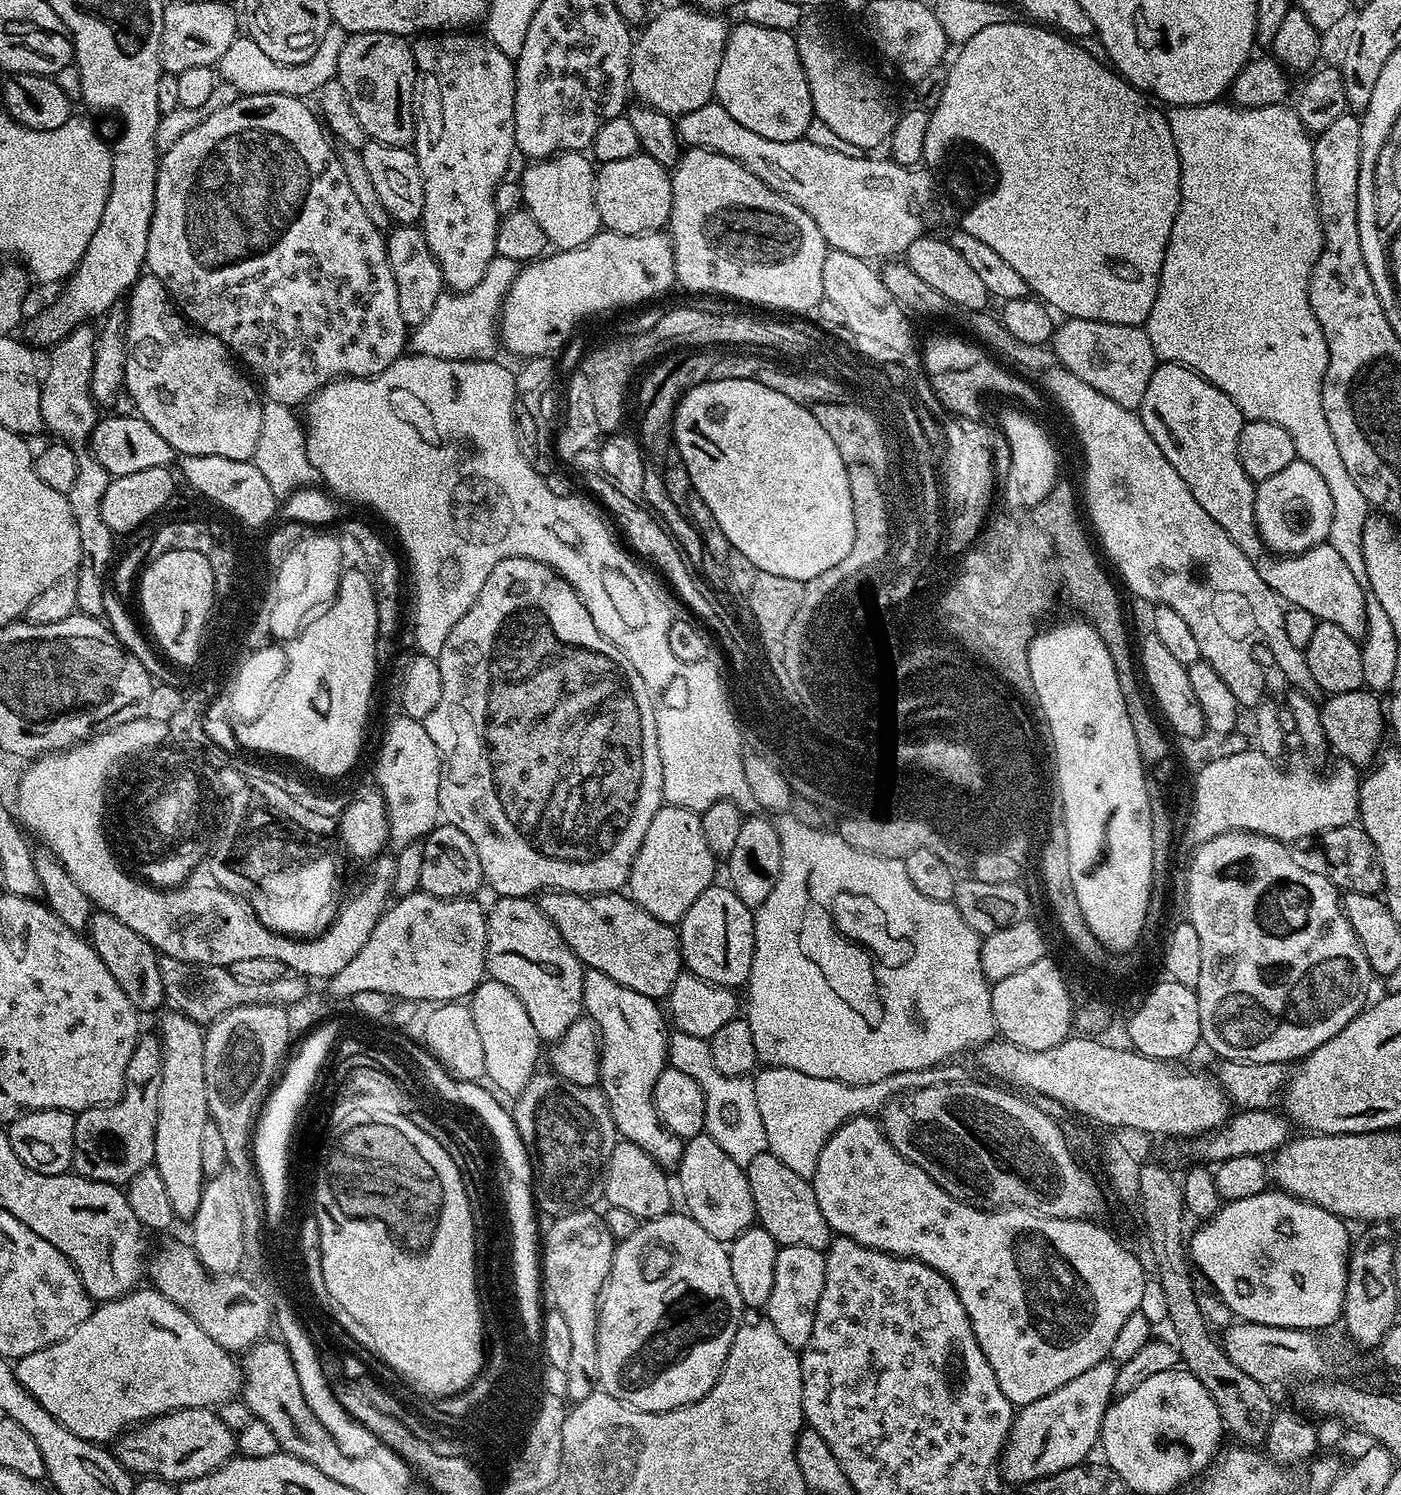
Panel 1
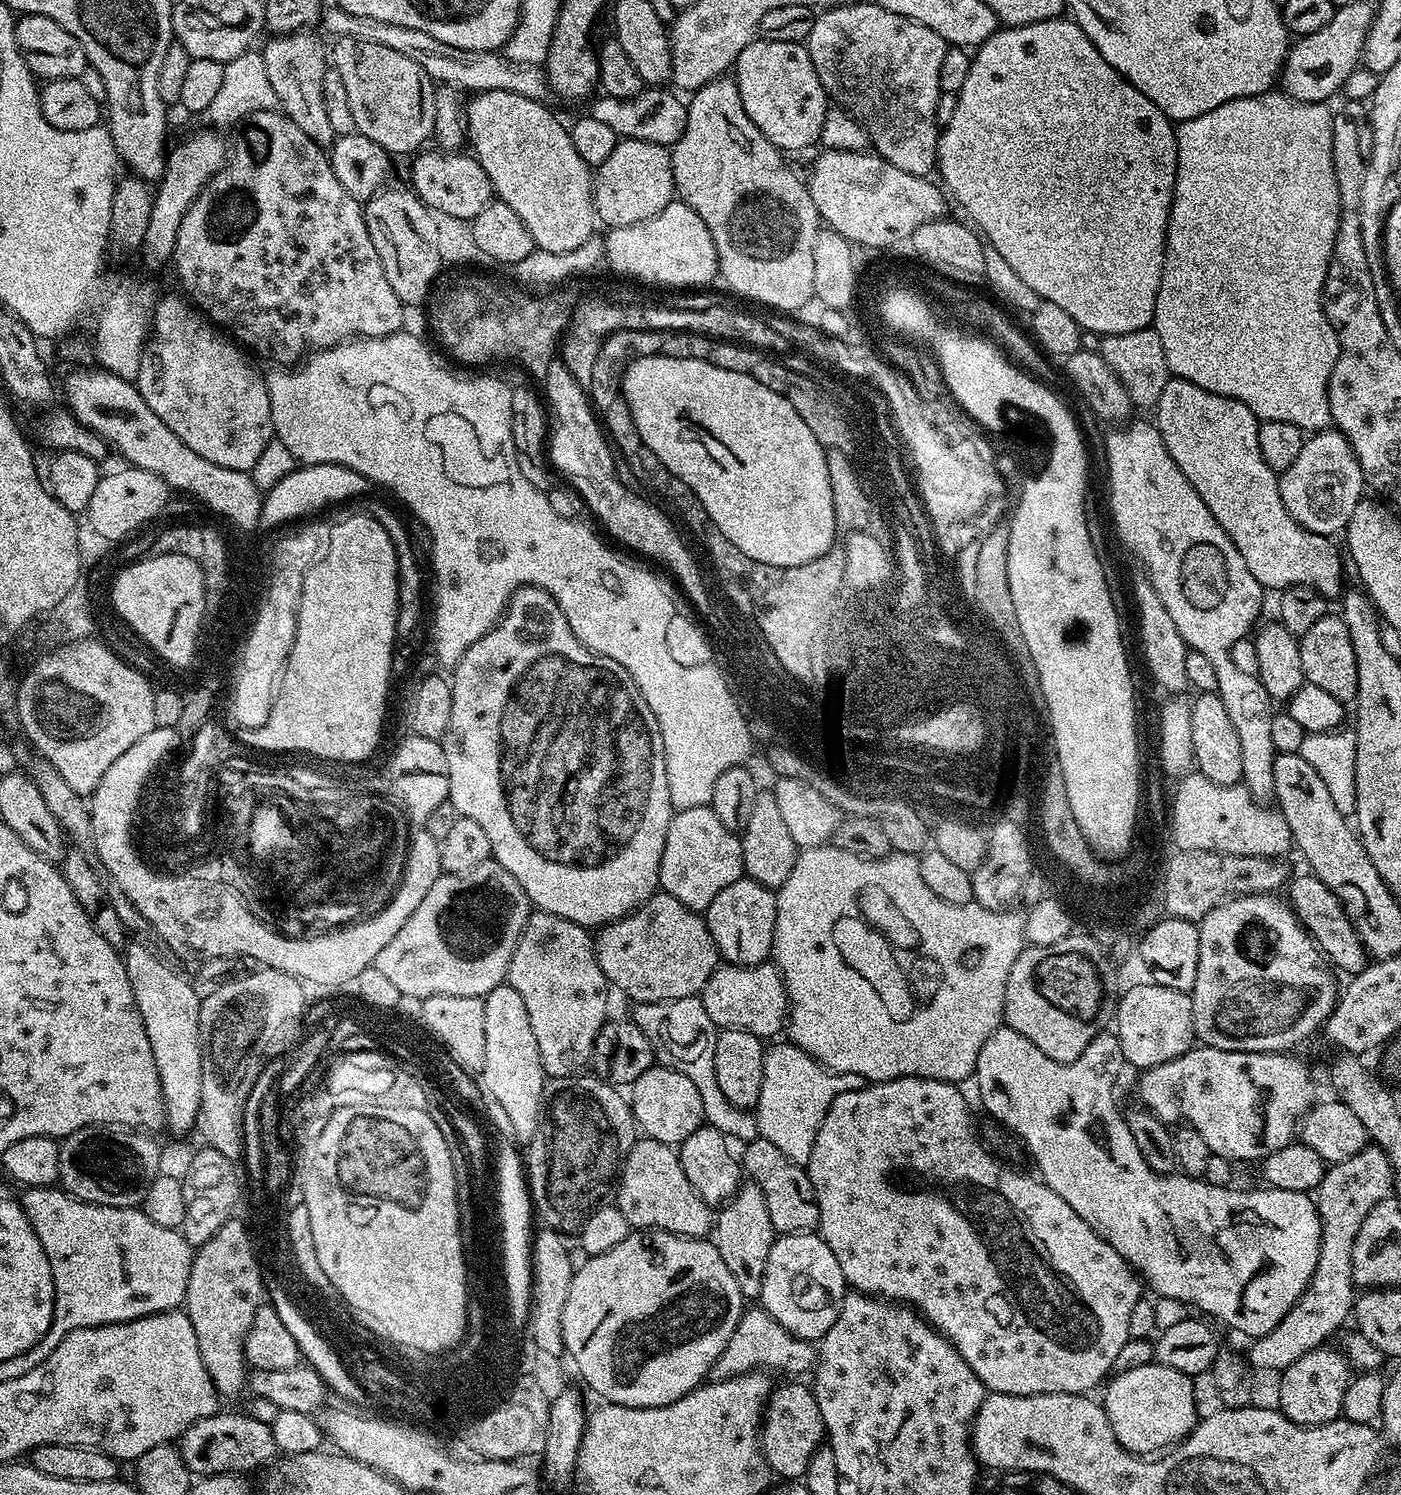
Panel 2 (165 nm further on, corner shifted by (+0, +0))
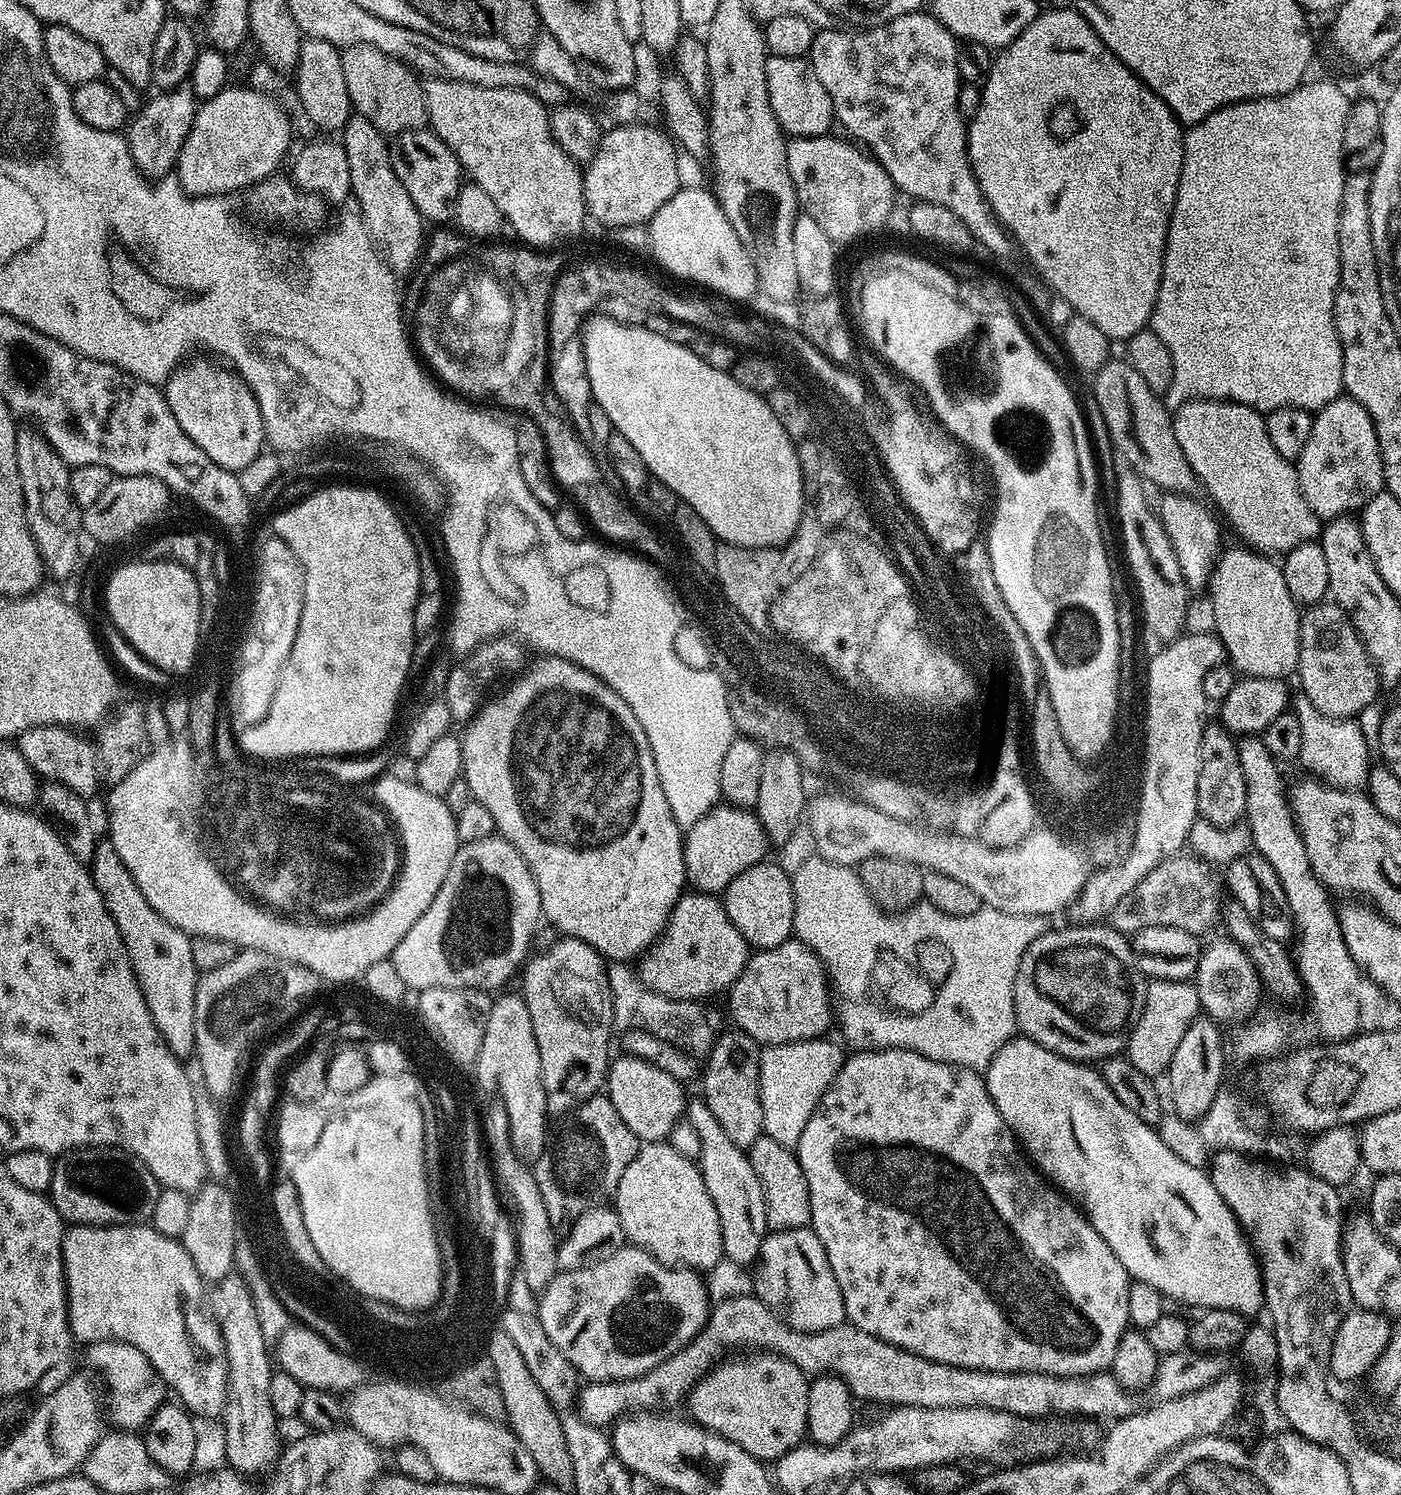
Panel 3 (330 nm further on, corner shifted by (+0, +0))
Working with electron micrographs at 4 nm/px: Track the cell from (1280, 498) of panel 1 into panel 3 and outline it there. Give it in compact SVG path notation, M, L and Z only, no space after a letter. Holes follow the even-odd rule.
M1351 398L1331 400L1315 413L1306 450L1302 450L1295 466L1306 506L1324 522L1355 513L1384 488L1384 463L1374 422Z

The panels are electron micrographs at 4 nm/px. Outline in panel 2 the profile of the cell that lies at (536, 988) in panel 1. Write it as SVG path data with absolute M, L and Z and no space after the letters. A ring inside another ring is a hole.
M533 911L510 958L506 983L518 990L522 996L523 1005L526 1006L526 1013L529 1015L530 1027L534 1032L535 1041L538 1042L541 1063L548 1067L548 1077L569 1076L574 1070L584 1072L592 1059L592 1047L598 1038L600 1028L610 1016L610 985L606 974L602 974L602 966L598 966L596 945L589 929L549 912Z

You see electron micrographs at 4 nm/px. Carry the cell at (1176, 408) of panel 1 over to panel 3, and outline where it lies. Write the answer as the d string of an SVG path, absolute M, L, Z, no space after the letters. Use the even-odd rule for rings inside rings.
M1191 400L1171 415L1174 435L1186 454L1186 461L1204 485L1207 497L1210 496L1220 507L1219 515L1228 519L1247 547L1261 554L1283 554L1294 550L1294 546L1302 546L1311 540L1319 541L1322 521L1310 506L1306 506L1306 498L1302 498L1295 463L1282 458L1270 443L1270 434L1266 434L1261 413L1230 400Z

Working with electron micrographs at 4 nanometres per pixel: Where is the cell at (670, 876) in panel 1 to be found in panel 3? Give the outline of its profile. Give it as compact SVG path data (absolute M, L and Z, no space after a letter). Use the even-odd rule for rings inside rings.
M717 803L698 822L687 829L684 836L684 878L695 891L709 894L723 893L724 889L742 874L742 870L750 870L750 866L761 863L770 849L770 841L766 830L762 830L762 822L756 817L755 811L747 808L733 808L731 804Z

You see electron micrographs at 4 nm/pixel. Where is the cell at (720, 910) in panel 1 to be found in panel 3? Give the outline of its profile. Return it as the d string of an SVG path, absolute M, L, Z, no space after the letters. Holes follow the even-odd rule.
M761 862L742 870L734 882L724 889L722 899L730 922L738 926L738 934L753 949L777 948L793 935L798 915L798 892L793 877L779 863Z

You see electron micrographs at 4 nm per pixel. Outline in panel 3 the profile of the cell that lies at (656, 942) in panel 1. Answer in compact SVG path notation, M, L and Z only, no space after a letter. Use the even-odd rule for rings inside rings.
M688 890L677 900L674 910L664 927L659 940L644 953L639 961L638 975L640 980L650 989L671 1000L707 1001L707 996L715 992L727 993L732 983L742 974L750 955L750 946L738 934L738 926L730 922L730 914L726 914L724 901L719 895L707 892Z

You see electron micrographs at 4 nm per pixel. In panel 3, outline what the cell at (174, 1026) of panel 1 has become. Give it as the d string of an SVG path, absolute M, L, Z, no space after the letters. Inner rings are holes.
M110 842L97 843L90 871L94 886L98 886L98 894L102 894L106 902L106 910L110 910L110 918L114 918L114 926L118 926L118 934L122 934L126 954L130 954L142 998L146 998L146 1006L150 1006L150 1018L154 1018L158 1034L162 1034L166 1046L170 1046L175 1056L191 1057L196 1051L194 1002L198 979L194 958L190 954L191 939L178 930L178 926L170 926L170 922L146 902L146 894L138 890L138 882L134 882L130 870L126 870L122 858L118 858L118 850L114 850Z

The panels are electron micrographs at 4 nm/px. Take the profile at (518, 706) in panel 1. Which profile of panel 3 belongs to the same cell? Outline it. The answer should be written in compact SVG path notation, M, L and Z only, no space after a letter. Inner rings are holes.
M541 655L540 660L536 660L527 665L513 679L513 684L501 694L497 700L489 699L482 704L477 714L466 724L462 732L462 739L460 745L462 746L462 777L465 782L469 784L469 794L471 799L482 802L482 806L486 806L486 810L490 810L491 816L494 818L494 826L497 833L503 836L504 839L509 840L514 846L514 850L518 850L518 854L522 854L522 858L528 864L528 868L532 872L534 882L540 891L540 911L543 919L548 920L557 928L557 933L564 936L573 936L582 942L586 942L595 950L599 956L603 956L608 962L632 962L637 958L643 957L644 953L660 939L664 927L668 925L670 914L674 910L677 900L680 899L682 893L686 888L686 881L684 878L684 836L680 823L674 818L674 814L670 810L670 802L666 802L666 794L662 794L662 786L658 778L658 766L654 766L654 750L650 746L650 738L646 738L646 730L642 726L642 722L638 722L638 717L635 716L634 710L630 710L630 706L626 702L626 698L622 698L622 694L618 694L605 680L599 680L594 674L590 674L590 670L582 670L582 666L578 666L574 662L570 662L566 658L558 658L557 656Z

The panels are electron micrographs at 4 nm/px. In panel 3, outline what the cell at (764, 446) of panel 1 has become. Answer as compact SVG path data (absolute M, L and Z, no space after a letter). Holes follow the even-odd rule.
M601 314L593 315L584 326L584 336L582 335L584 361L586 362L586 374L590 378L593 401L598 406L602 406L602 410L606 412L610 422L627 435L630 444L637 448L640 455L644 456L645 465L650 466L653 473L655 473L654 471L660 472L659 479L665 481L668 488L683 503L688 504L701 516L702 521L708 524L717 540L726 538L726 542L744 548L779 548L789 543L803 514L802 466L795 443L783 429L775 412L770 410L765 397L759 392L746 390L746 386L738 383L727 371L715 369L702 358L696 357L689 345L667 341L660 334L654 334L653 330L648 330L643 326L628 327L622 322L614 321Z

